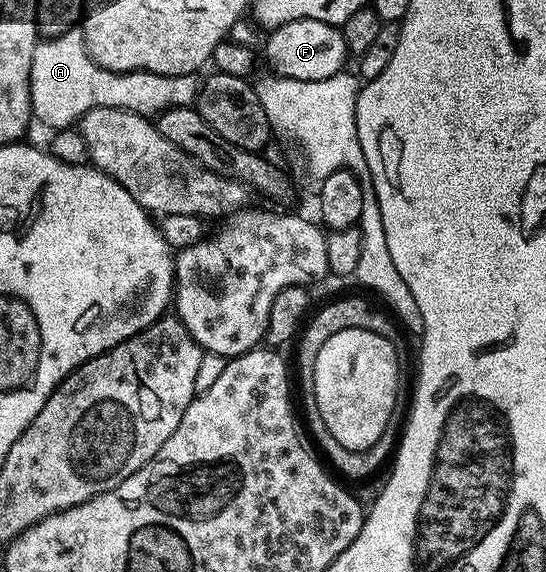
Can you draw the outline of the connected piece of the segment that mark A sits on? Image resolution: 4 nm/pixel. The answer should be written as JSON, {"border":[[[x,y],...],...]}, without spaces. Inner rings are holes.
{"border":[[[79,27],[71,28],[58,38],[44,38],[34,50],[34,58],[30,62],[30,98],[32,99],[32,115],[37,121],[48,127],[48,130],[73,127],[80,117],[92,108],[121,108],[127,112],[137,112],[140,116],[155,117],[168,108],[186,108],[195,101],[198,91],[198,80],[191,76],[167,76],[153,72],[111,72],[98,66],[90,58],[84,45],[84,34]]]}

